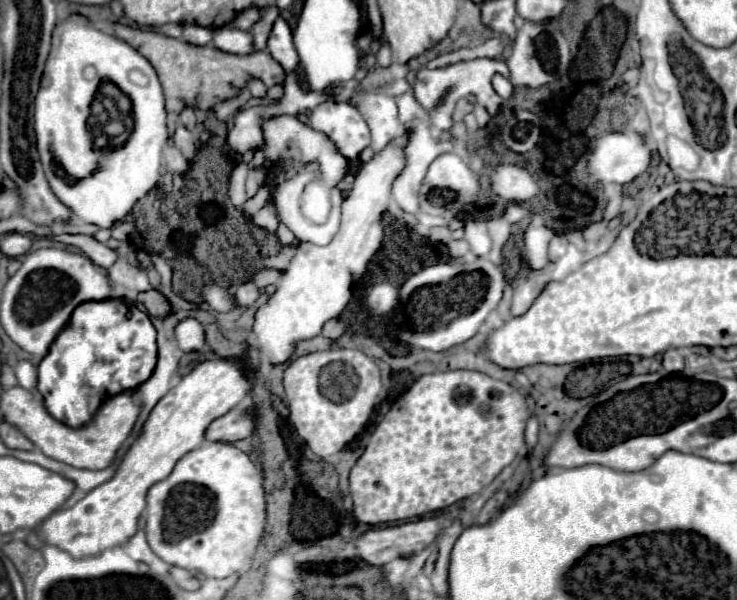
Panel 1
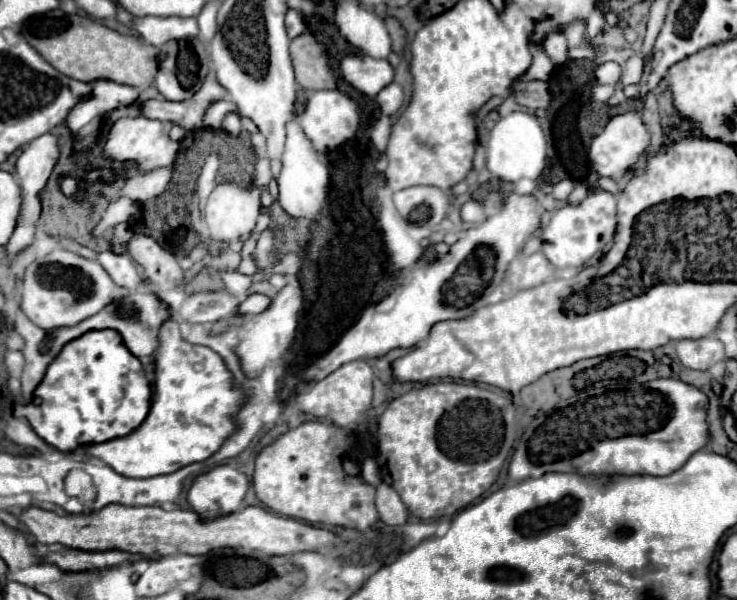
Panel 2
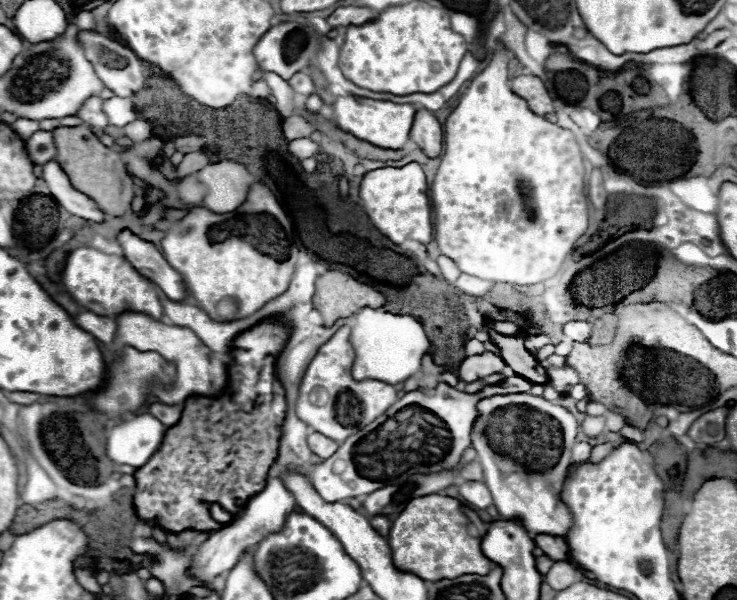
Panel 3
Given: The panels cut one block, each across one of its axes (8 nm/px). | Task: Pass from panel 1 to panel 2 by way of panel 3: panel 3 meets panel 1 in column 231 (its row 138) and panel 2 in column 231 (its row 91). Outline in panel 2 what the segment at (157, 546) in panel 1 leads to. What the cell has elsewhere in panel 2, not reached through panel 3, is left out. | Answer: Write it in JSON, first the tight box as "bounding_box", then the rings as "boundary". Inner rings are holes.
{"bounding_box":[188,464,248,518],"boundary":[[[224,464],[208,474],[198,476],[188,490],[188,502],[202,518],[236,512],[248,490],[248,478],[236,468]]]}

